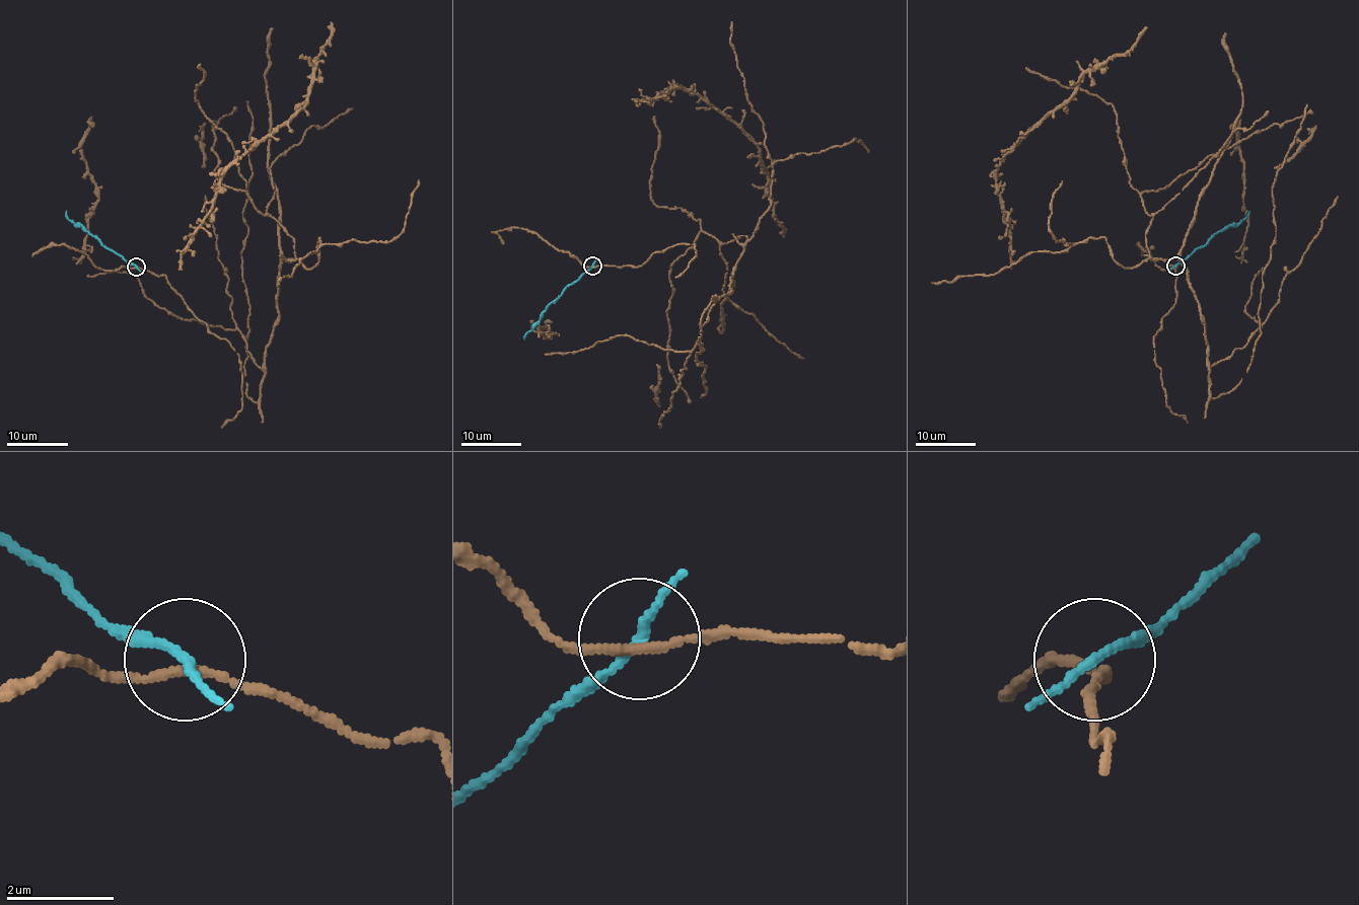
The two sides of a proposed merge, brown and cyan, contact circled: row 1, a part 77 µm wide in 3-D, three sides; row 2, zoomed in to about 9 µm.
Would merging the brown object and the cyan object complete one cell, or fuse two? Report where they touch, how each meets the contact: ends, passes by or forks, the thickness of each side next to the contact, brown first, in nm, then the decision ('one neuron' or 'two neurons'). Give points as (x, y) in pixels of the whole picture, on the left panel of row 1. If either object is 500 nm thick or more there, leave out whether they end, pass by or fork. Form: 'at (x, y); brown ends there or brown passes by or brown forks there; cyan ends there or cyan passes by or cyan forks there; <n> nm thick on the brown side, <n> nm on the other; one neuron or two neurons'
at (136, 267); brown passes by; cyan passes by; 160 nm thick on the brown side, 140 nm on the other; two neurons

